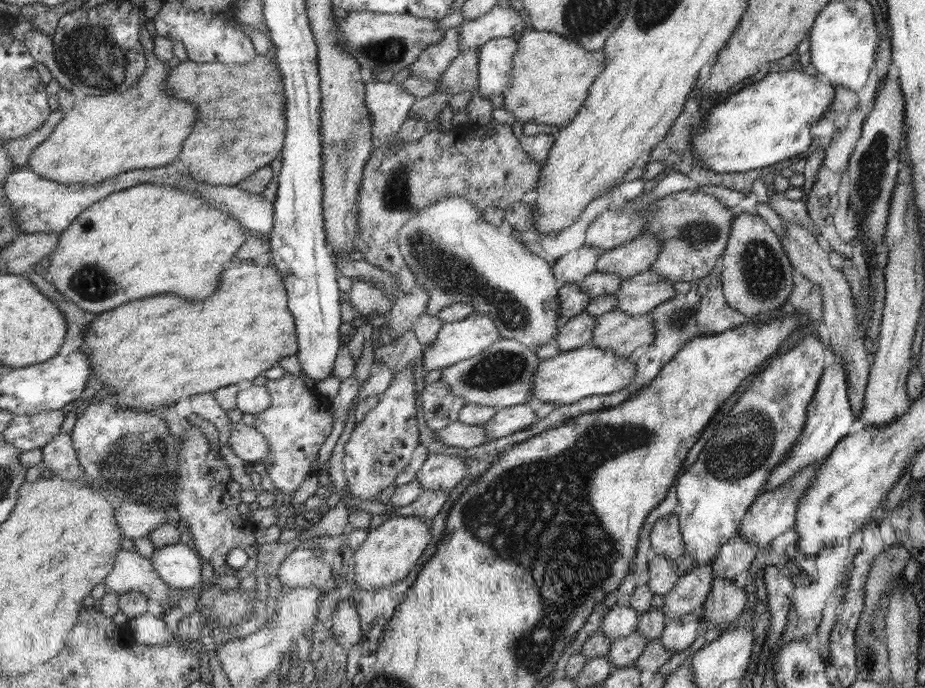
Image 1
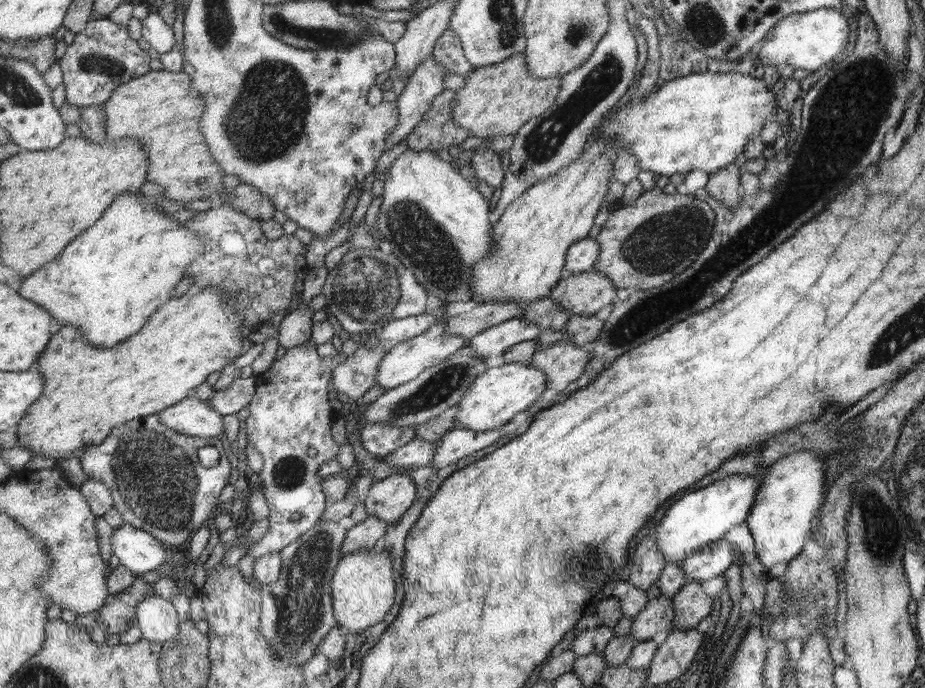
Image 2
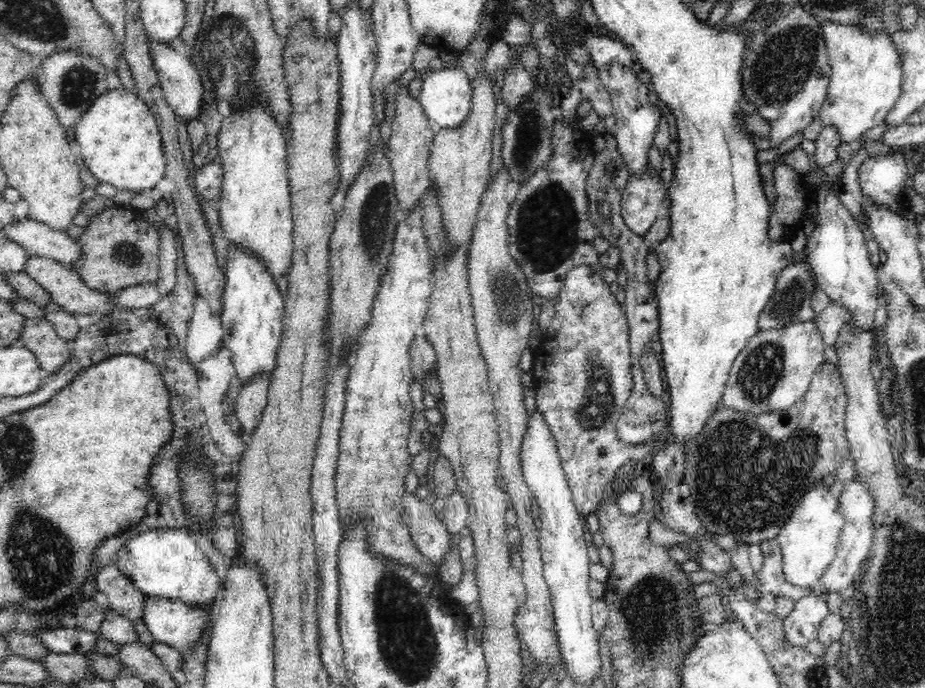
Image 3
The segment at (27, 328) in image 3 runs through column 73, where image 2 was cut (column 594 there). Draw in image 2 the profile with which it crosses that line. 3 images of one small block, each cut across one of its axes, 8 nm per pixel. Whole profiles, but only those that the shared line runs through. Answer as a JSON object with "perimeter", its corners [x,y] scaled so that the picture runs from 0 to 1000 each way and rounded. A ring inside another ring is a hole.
{"perimeter":[[[609,491],[588,506],[583,506],[572,531],[583,535],[591,547],[591,564],[609,571],[635,536],[643,499],[623,503],[618,493]]]}

